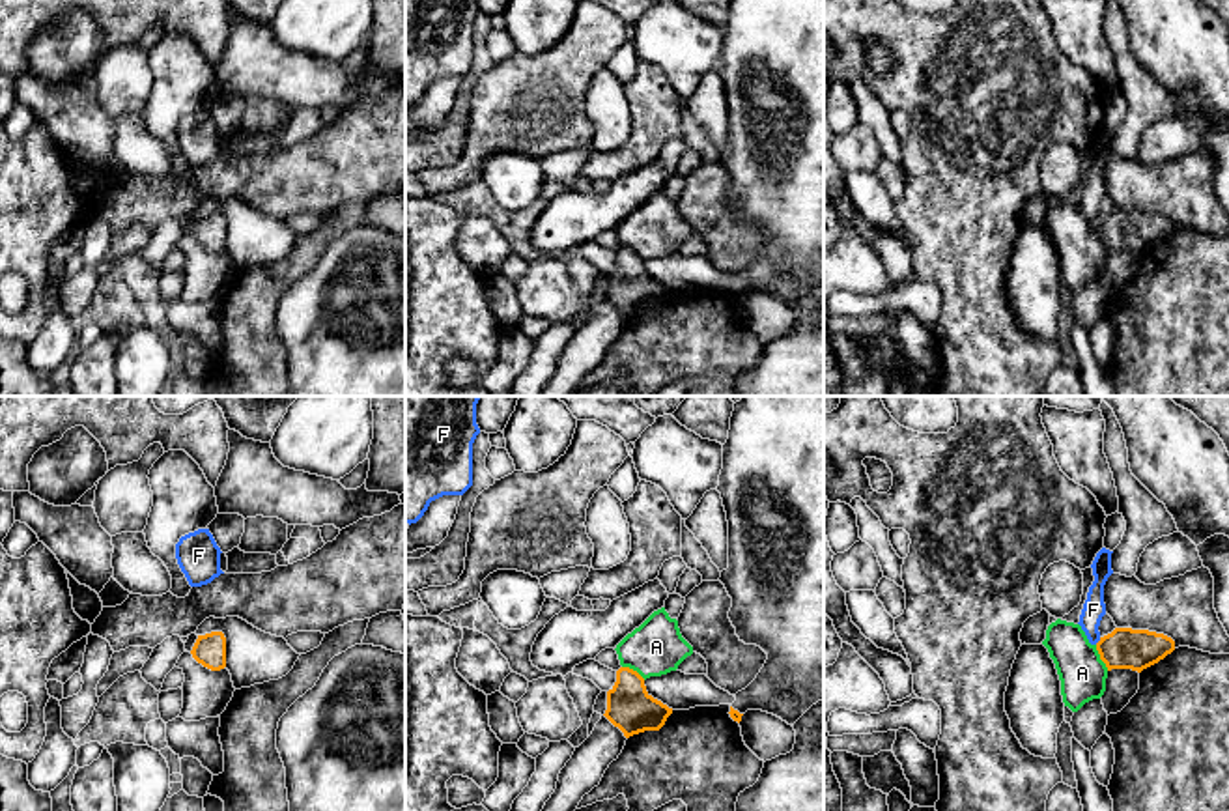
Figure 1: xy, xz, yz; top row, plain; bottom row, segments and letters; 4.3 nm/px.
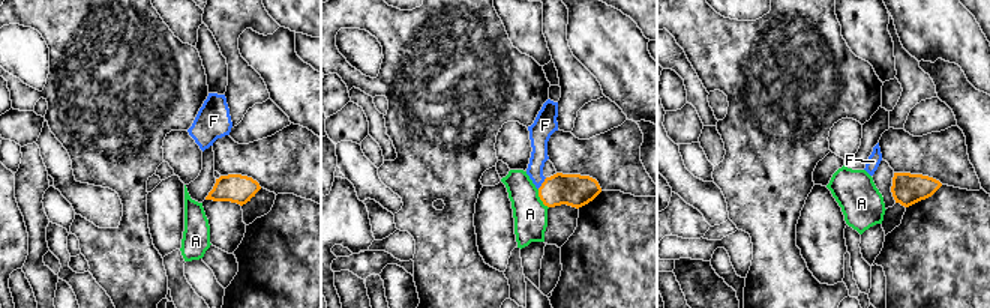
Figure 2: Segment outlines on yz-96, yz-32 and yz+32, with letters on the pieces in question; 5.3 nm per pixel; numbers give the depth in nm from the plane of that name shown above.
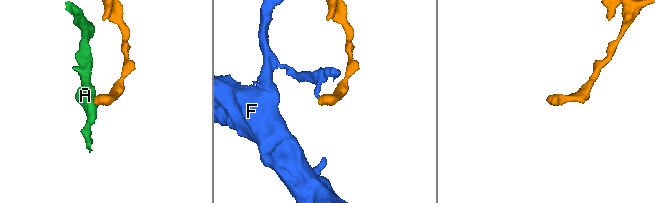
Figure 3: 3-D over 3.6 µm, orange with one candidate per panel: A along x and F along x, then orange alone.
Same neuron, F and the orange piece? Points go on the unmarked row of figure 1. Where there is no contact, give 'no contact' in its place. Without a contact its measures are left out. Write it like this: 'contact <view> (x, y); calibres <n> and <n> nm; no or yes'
contact yz (1099, 223); calibres 180 and 100 nm; yes

